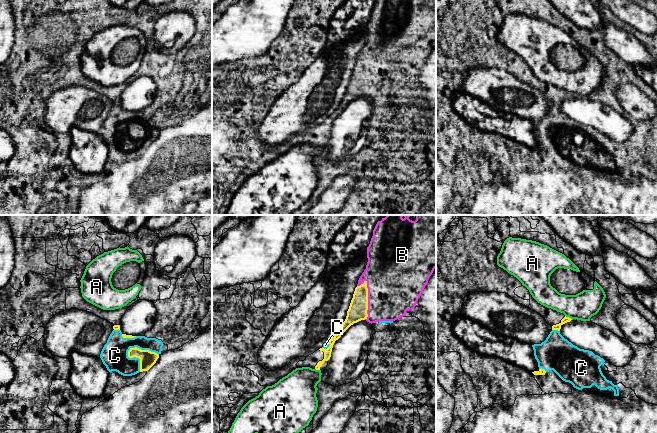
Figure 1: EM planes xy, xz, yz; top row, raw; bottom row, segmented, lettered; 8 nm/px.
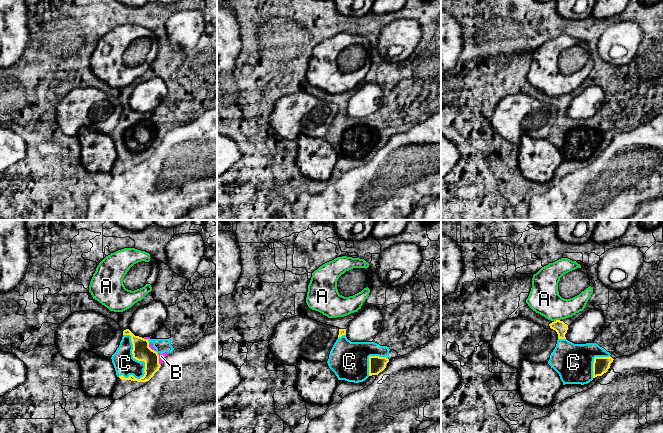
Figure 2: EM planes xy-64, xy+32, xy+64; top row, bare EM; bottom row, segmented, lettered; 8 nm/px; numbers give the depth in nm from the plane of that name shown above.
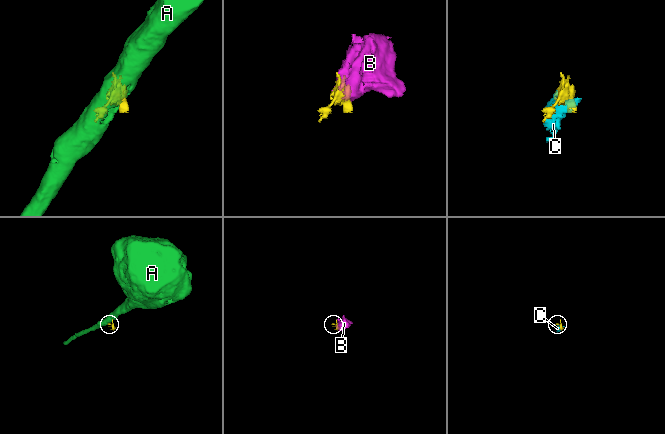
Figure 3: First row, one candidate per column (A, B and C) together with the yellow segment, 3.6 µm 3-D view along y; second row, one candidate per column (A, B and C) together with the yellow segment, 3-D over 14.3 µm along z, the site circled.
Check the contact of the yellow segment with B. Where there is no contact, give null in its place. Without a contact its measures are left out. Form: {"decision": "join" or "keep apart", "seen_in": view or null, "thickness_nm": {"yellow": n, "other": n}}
{"decision": "join", "seen_in": "xz", "thickness_nm": {"yellow": 150, "other": 440}}

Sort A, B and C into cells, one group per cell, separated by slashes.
A / B C

